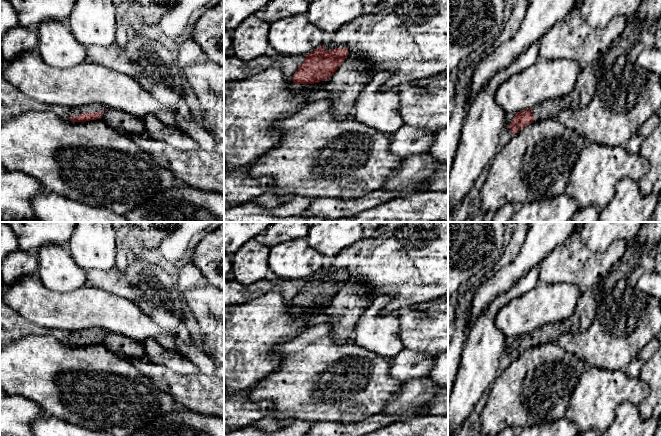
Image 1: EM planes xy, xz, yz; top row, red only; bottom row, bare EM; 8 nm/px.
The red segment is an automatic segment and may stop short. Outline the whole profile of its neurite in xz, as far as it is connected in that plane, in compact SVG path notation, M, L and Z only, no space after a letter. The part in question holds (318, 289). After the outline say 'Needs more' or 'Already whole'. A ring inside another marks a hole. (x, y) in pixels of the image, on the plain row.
M323 269L316 272L306 279L304 286L294 297L292 305L295 309L291 313L293 315L306 315L311 308L332 301L348 278L349 275L345 271L327 275L324 274Z. Needs more

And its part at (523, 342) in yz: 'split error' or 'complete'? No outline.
split error

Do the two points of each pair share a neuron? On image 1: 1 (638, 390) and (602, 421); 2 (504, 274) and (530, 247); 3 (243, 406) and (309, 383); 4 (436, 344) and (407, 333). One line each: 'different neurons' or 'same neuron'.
1: same neuron
2: same neuron
3: different neurons
4: same neuron

